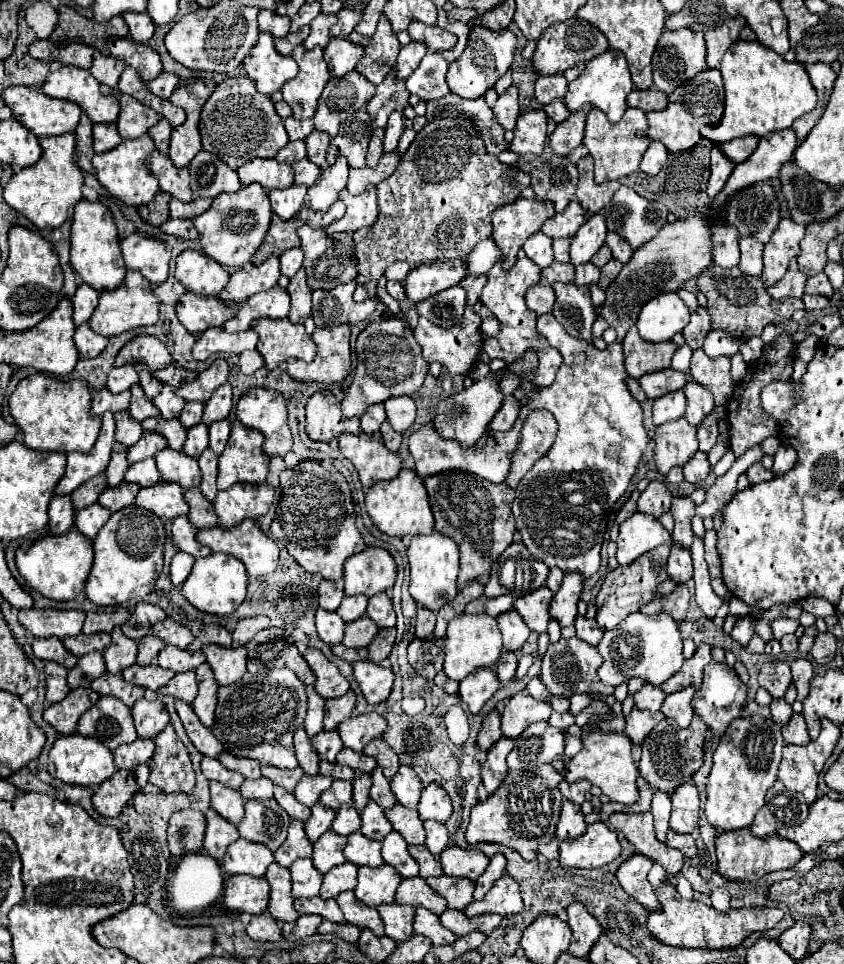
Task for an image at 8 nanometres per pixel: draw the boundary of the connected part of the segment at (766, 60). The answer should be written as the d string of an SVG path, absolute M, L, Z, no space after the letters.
M737 41L731 45L723 55L719 71L725 87L725 113L719 125L705 125L701 129L701 137L715 145L743 135L757 135L761 139L773 131L783 131L817 105L815 87L811 85L805 67L797 61L787 63L759 41Z

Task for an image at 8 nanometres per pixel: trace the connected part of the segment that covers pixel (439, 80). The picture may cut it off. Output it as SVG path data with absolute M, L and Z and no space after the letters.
M427 53L421 61L421 65L413 71L413 75L407 79L409 93L419 95L421 101L441 99L449 93L449 85L445 81L449 63L439 53Z

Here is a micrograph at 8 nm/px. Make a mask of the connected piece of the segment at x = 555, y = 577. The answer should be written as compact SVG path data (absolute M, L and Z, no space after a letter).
M553 567L551 571L549 571L549 577L547 577L547 587L555 593L559 587L561 587L561 581L563 581L563 571L559 569L559 567Z

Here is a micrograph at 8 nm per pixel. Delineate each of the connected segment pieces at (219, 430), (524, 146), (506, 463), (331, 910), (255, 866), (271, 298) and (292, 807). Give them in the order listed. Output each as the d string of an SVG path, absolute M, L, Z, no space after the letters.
M227 419L223 421L217 421L209 427L209 447L219 455L225 445L227 445L227 439L229 439L229 433L231 433L231 425Z
M525 111L517 117L515 137L509 149L517 155L541 155L547 139L547 115L545 111Z
M517 417L515 425L511 431L505 431L505 433L493 433L489 431L487 433L487 445L485 449L475 449L475 447L469 447L469 449L463 449L457 441L447 441L443 437L439 437L433 429L431 423L427 423L425 427L421 427L419 431L411 433L409 437L409 451L417 463L417 473L419 477L427 477L427 475L435 475L435 473L441 473L441 471L449 471L449 469L459 469L459 471L467 471L467 473L475 473L491 483L503 483L505 477L509 475L509 469L511 469L511 455L515 453L517 449L517 439L519 439L519 433L521 433L521 425L523 425L525 417Z
M313 897L313 899L295 899L295 909L305 915L305 913L315 913L321 915L327 921L333 923L341 923L343 921L343 913L337 905L335 899L321 899L321 897Z
M237 839L233 845L229 845L227 855L223 857L223 869L231 875L251 875L251 877L263 877L267 867L273 863L273 853L251 841Z
M279 285L275 289L263 291L255 297L249 297L249 301L243 301L239 313L229 319L223 329L227 333L237 333L237 331L245 331L249 329L253 319L285 319L289 313L289 293L285 289L281 289Z
M275 787L275 801L289 813L291 819L297 819L297 821L303 821L303 823L305 823L305 821L311 817L311 809L305 807L305 805L301 805L301 803L293 797L293 793L287 793L285 789Z

